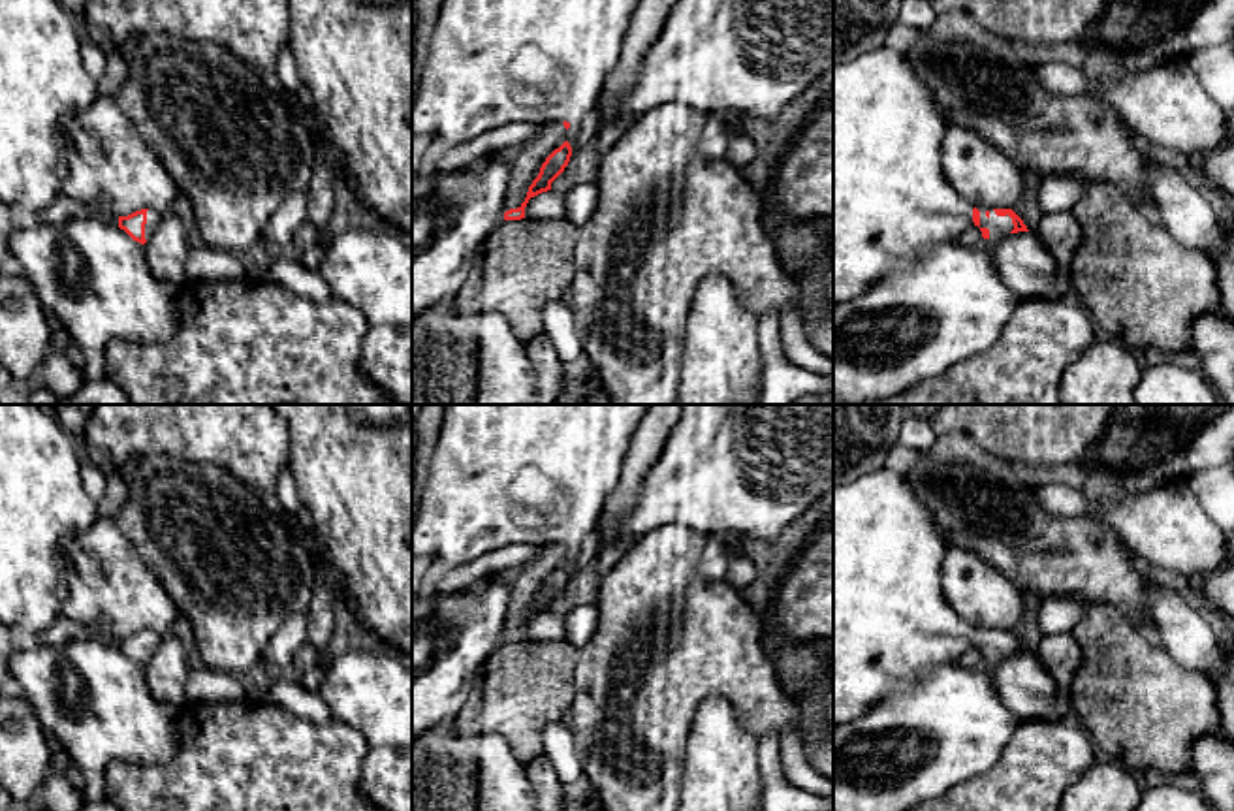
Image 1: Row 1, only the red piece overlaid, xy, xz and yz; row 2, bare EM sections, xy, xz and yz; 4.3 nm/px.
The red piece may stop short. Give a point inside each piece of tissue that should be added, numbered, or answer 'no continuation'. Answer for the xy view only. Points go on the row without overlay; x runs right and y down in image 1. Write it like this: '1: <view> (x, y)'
1: xy (153, 638)

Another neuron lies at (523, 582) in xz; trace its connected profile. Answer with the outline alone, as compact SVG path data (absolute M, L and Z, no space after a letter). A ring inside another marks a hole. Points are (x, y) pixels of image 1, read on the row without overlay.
M540 544L540 555L517 568L493 572L493 581L502 581L510 589L510 602L504 630L517 630L527 619L529 608L538 598L546 580L570 561L562 544Z

